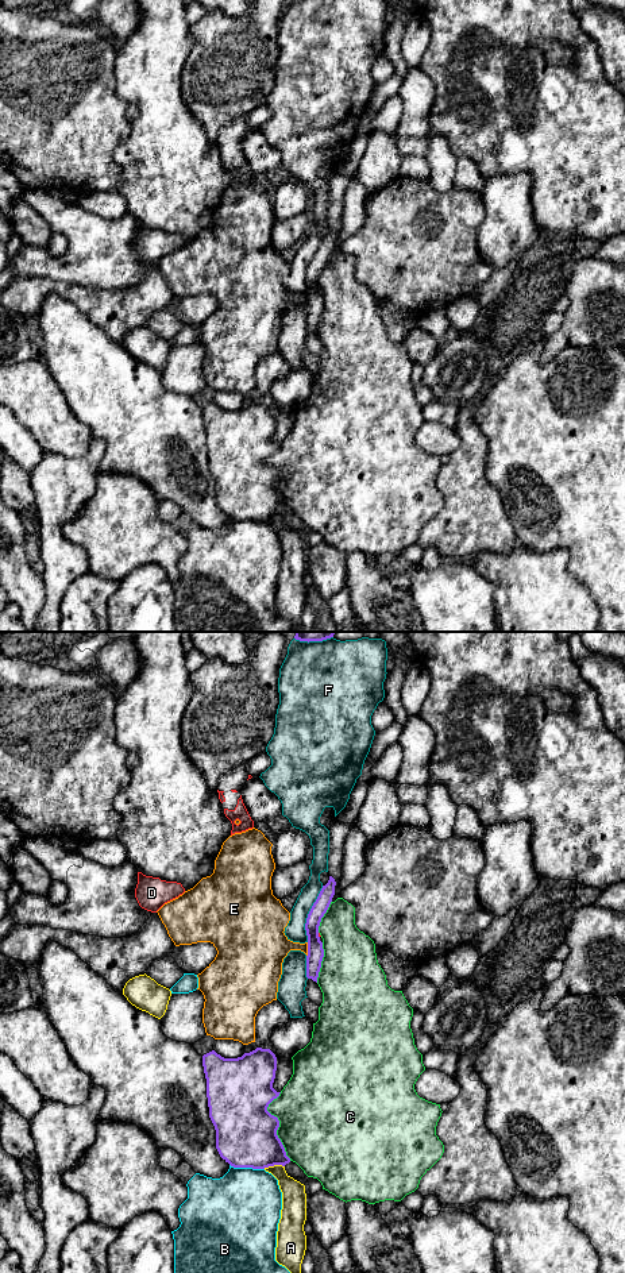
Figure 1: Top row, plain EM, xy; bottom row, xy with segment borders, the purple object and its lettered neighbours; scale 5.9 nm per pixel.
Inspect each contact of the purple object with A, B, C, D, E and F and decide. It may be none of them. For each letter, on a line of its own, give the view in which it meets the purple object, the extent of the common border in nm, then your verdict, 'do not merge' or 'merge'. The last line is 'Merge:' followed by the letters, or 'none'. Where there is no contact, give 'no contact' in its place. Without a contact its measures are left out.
A: meets purple in xy; contact 130 nm long; do not merge
B: meets purple in xy; contact 220 nm long; do not merge
C: meets purple in xy; contact 420 nm long; do not merge
D: meets purple in xy; contact 30 nm long; do not merge
E: meets purple in xy; contact 90 nm long; do not merge
F: meets purple in xy; contact 340 nm long; do not merge
Merge: none

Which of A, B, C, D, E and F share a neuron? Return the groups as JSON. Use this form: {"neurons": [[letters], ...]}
{"neurons": [["A"], ["B"], ["C"], ["D"], ["E"], ["F"]]}

